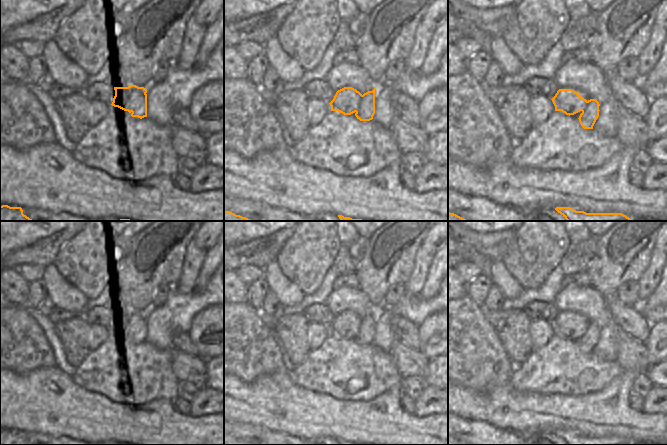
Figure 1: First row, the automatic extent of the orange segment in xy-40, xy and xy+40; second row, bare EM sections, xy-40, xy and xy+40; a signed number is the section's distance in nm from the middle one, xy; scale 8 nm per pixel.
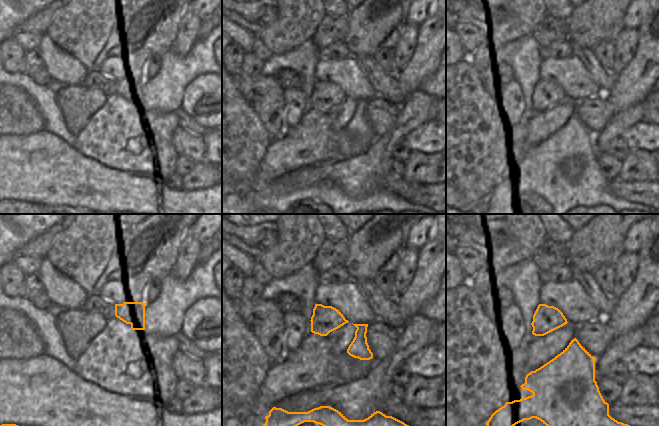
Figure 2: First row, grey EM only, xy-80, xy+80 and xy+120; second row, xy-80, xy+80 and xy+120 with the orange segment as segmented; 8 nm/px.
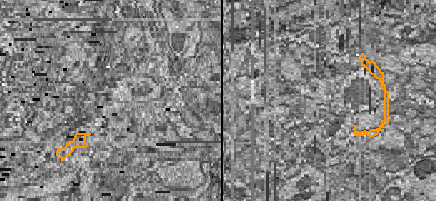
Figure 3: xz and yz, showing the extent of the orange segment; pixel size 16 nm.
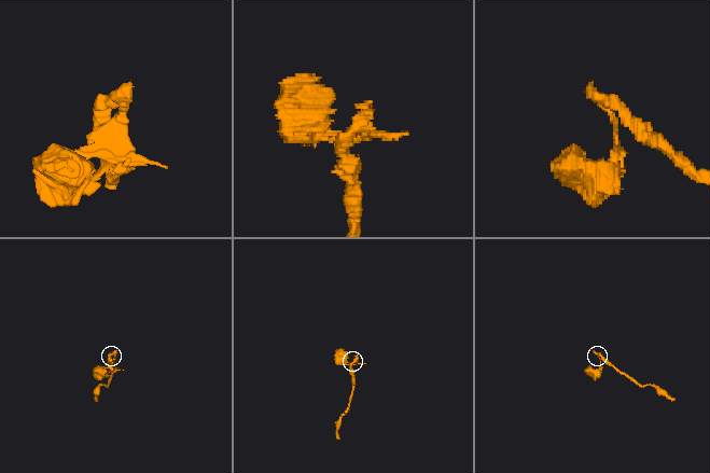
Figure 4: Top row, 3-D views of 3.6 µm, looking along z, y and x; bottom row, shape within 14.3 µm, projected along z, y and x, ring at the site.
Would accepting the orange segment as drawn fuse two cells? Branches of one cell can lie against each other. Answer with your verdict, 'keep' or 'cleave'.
cleave

